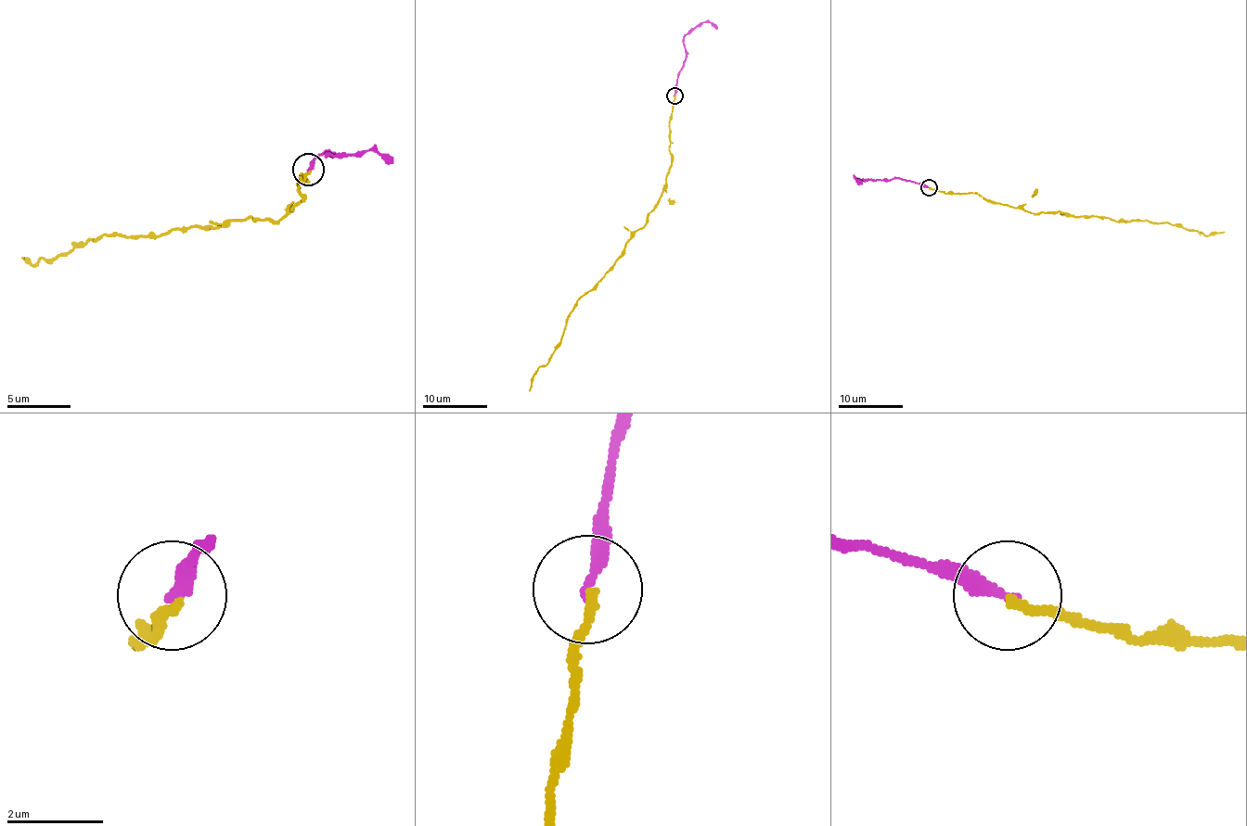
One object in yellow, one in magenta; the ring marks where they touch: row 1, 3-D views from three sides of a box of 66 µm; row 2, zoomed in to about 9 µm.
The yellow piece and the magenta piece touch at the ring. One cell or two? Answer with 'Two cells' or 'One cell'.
One cell

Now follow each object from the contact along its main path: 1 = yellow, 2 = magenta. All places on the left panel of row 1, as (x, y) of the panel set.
1: (307, 169), (301, 200), (282, 220), (231, 220), (157, 235), (115, 235), (83, 242), (35, 264), (22, 258)
2: (307, 169), (317, 156), (329, 153), (327, 156), (362, 156), (368, 149), (378, 149), (393, 162)

